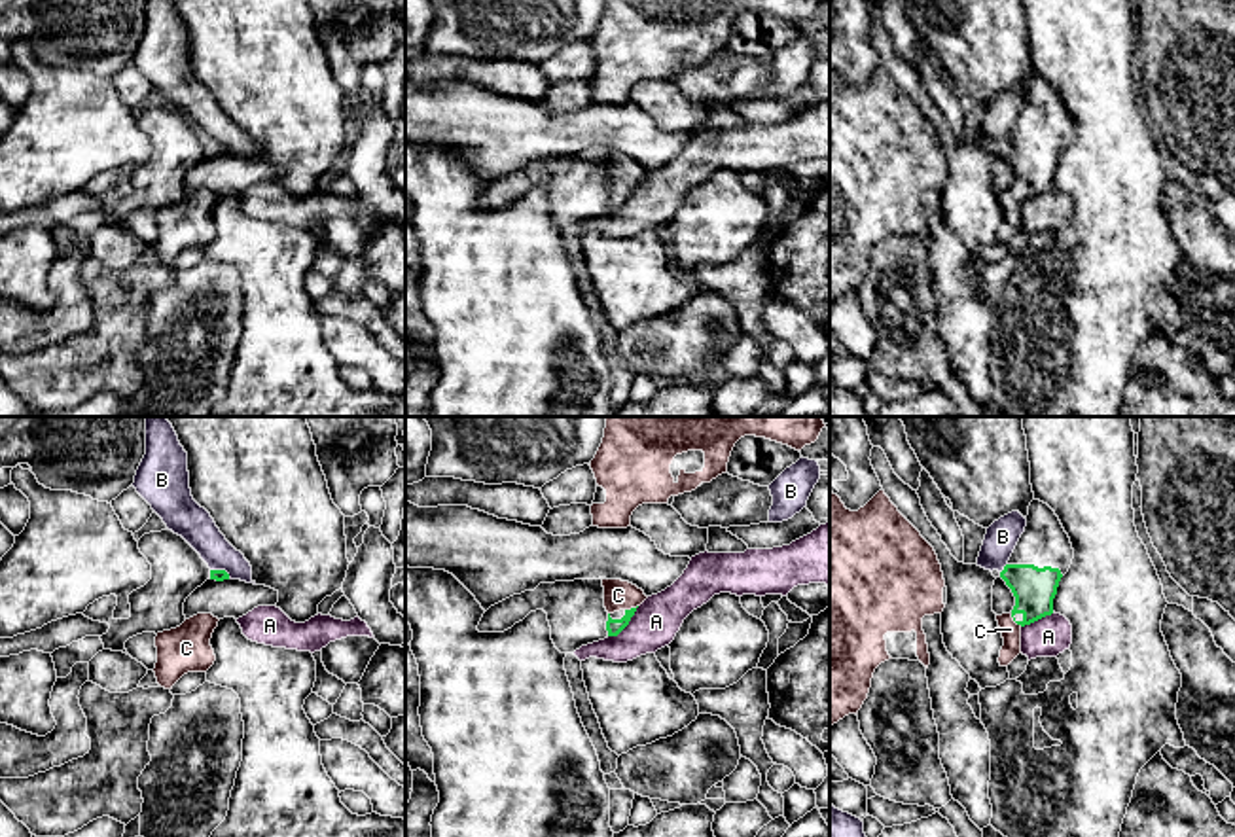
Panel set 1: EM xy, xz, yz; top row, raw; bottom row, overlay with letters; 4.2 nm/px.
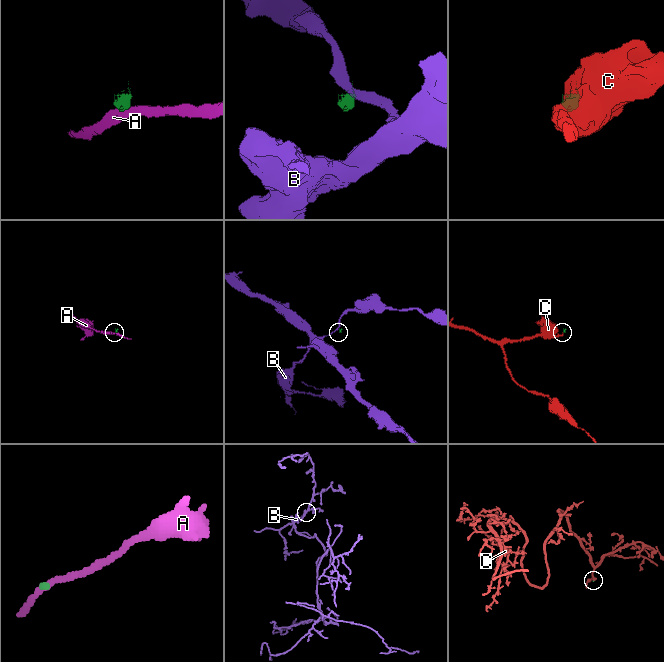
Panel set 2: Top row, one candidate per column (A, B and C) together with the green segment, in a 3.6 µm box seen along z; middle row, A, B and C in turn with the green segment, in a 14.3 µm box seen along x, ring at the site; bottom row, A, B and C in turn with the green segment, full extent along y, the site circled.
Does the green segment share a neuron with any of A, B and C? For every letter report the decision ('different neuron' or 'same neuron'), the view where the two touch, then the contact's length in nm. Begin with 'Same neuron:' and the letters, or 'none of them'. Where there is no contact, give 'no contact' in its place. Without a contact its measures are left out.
Same neuron: C
A: different neuron; contact in xz; length 190 nm
B: different neuron; contact in yz; length 50 nm
C: same neuron; contact in yz; length 80 nm

